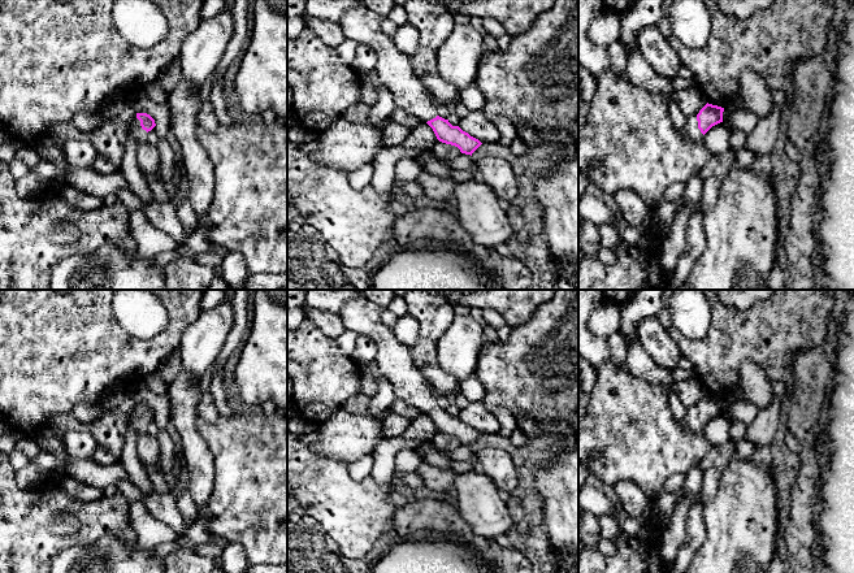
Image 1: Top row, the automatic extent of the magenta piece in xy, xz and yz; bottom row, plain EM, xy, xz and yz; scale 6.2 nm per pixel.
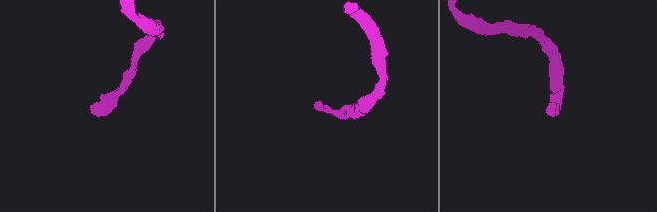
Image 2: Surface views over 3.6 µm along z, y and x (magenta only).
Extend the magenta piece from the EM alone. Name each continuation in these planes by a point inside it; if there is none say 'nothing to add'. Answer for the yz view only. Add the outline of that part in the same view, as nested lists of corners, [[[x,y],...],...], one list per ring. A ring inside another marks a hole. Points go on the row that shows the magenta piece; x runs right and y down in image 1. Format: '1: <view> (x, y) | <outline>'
1: yz (689, 130) | [[[697,116],[688,117],[685,125],[680,129],[680,134],[692,142],[702,142],[703,134],[698,129]]]

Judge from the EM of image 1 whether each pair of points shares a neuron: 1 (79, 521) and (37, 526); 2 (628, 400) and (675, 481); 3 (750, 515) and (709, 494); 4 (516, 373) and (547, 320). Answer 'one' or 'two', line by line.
1: one
2: two
3: two
4: one

